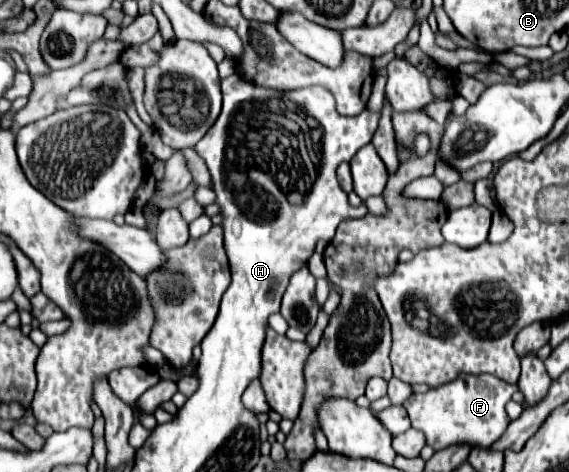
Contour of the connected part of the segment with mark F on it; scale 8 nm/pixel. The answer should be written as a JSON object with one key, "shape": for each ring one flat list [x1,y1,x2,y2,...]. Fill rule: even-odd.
{"shape":[[462,375,442,387,430,389,428,393,412,395,404,403,404,409,412,421,412,427,420,429,426,435,428,445,436,451,458,443,490,447,510,425,510,417,504,407,516,391,516,385,510,385,494,375]]}

